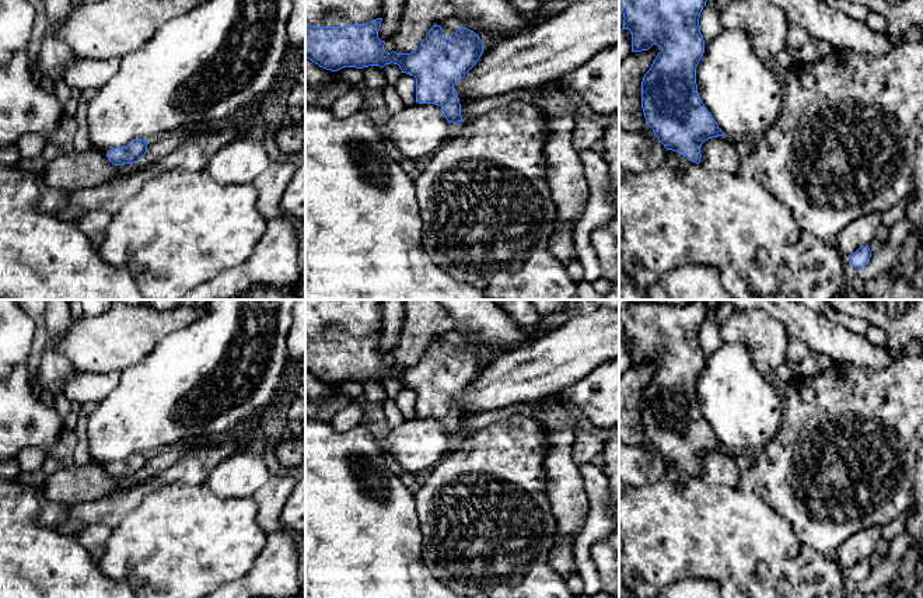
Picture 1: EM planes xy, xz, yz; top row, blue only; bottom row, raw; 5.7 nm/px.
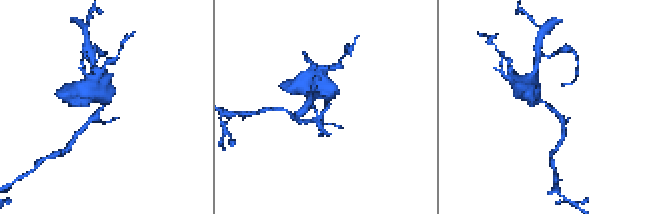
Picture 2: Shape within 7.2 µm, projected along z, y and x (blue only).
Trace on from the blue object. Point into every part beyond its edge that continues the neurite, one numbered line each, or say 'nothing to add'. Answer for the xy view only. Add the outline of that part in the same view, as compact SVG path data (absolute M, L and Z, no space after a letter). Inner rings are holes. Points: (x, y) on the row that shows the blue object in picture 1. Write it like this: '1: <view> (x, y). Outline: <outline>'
nothing to add

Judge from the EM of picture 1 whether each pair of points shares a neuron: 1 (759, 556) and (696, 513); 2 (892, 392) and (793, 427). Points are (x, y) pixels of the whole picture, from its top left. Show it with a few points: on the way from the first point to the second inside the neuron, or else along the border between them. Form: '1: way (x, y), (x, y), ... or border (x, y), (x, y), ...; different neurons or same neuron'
1: way (744, 545), (733, 537), (716, 532), (712, 528); same neuron
2: way (867, 411), (818, 422); same neuron

